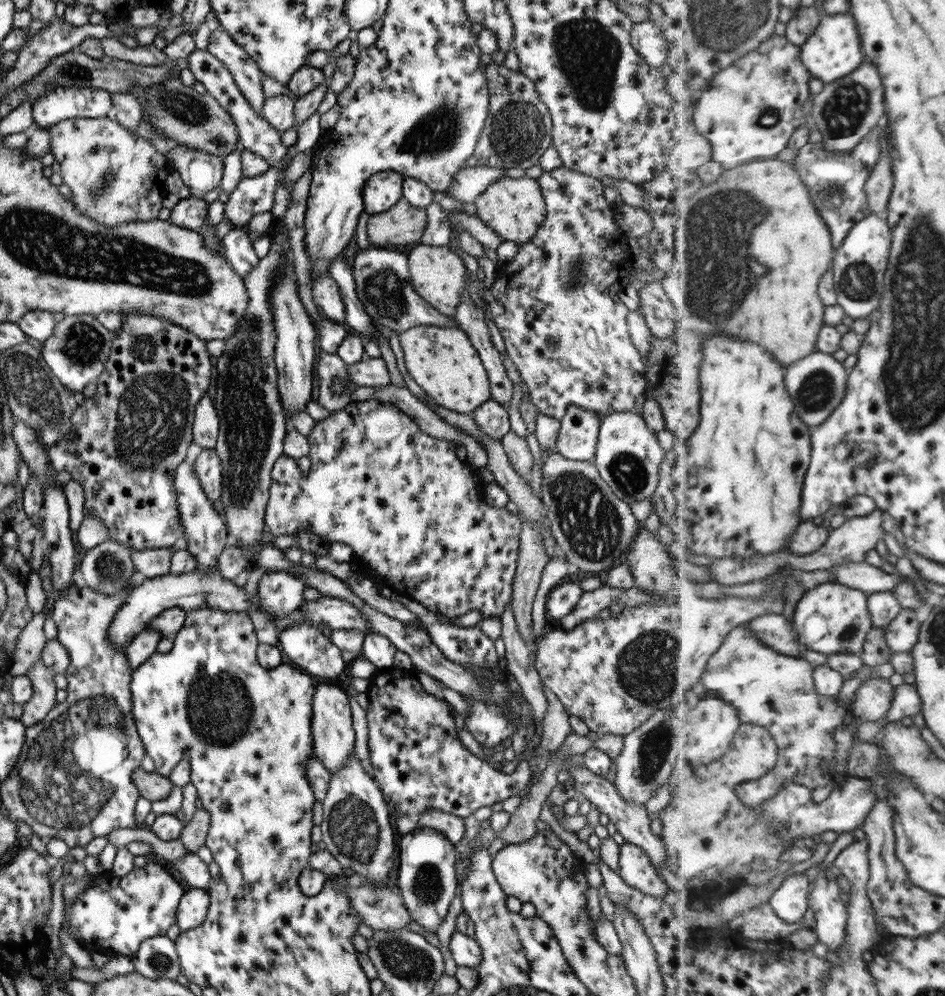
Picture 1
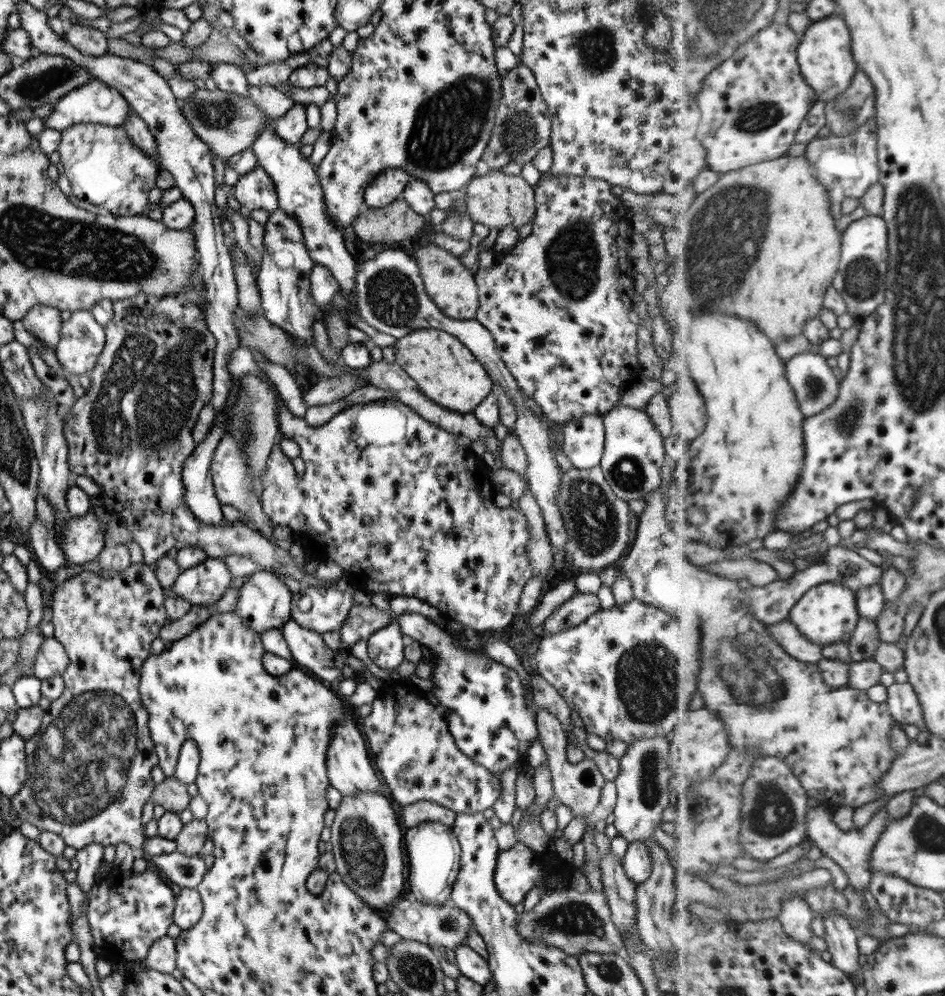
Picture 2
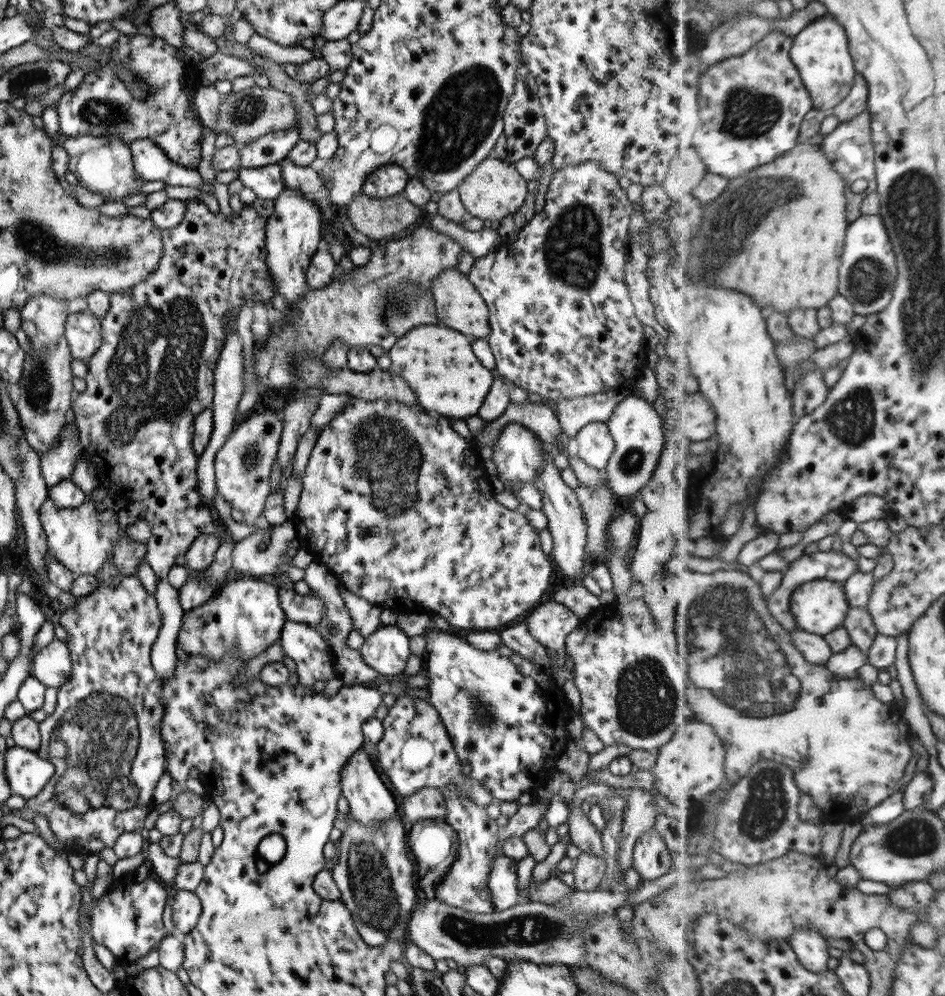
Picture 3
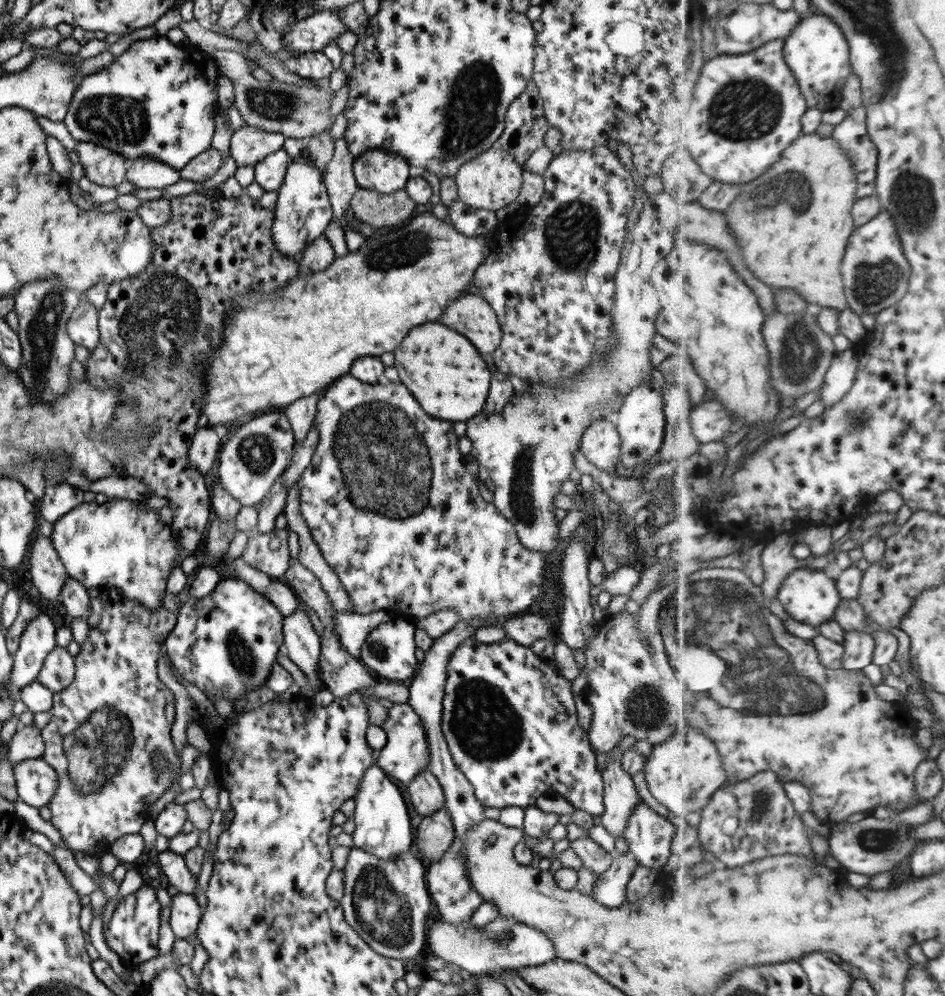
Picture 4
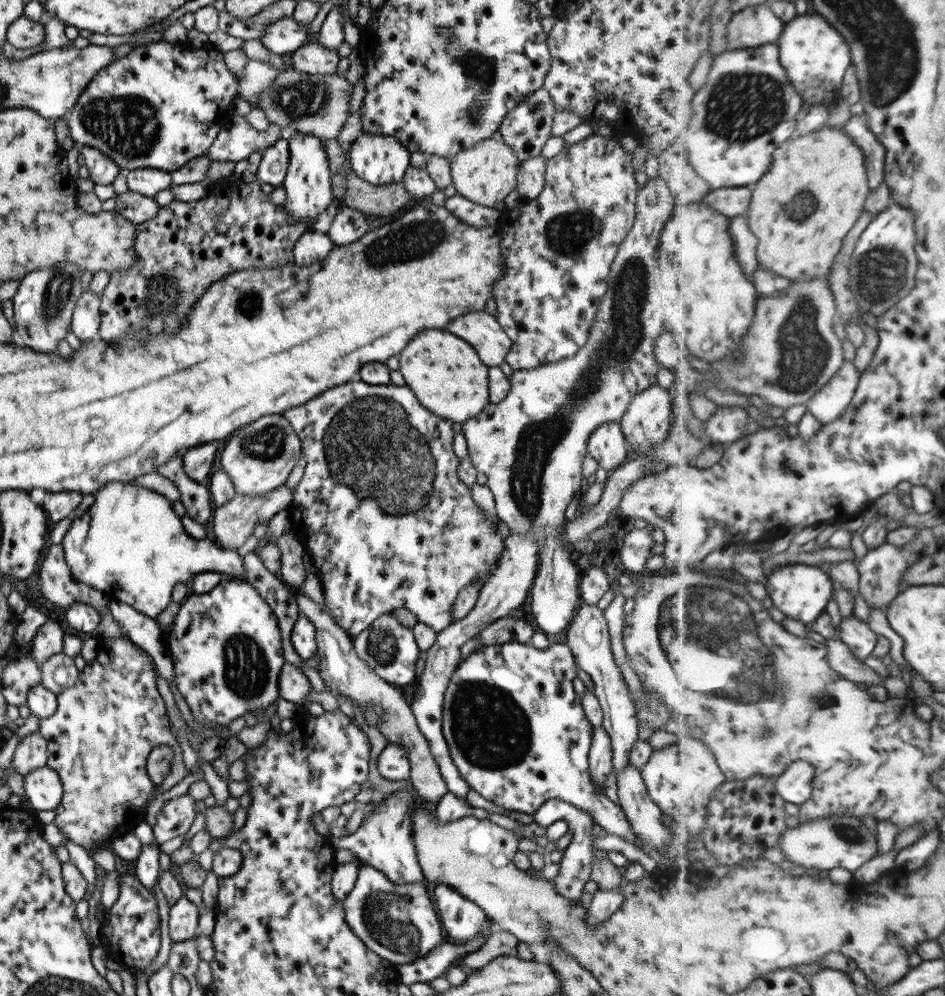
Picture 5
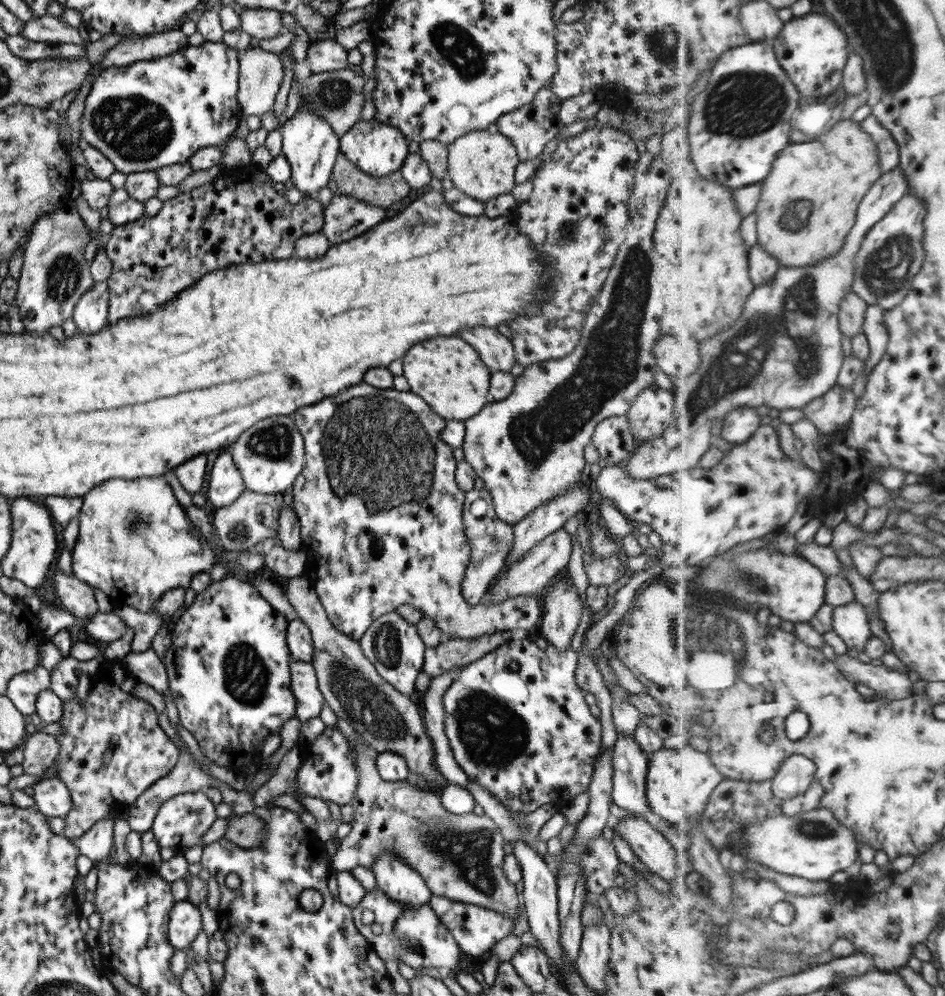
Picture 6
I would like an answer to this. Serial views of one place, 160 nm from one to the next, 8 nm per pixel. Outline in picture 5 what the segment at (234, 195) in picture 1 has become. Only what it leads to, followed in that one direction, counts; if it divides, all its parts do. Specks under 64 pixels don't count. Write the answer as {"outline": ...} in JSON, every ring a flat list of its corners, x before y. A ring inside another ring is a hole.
{"outline":[[279,138,273,146,262,152,256,170,256,178,263,184,279,187,284,179,287,163,288,142,283,138]]}

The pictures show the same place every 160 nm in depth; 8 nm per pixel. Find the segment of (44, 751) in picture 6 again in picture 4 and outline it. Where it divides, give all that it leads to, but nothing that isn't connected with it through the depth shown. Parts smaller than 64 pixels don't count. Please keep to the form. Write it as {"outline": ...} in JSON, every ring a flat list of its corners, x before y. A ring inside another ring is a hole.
{"outline":[[33,724,19,727,7,743,7,756,10,767,17,761,39,758,44,751,40,730]]}

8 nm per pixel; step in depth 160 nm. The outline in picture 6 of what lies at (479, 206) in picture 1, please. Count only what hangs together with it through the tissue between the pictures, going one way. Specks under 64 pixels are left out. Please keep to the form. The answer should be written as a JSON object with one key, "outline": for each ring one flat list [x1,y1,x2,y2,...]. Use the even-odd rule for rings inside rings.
{"outline":[[492,128,469,131,453,140,447,147,446,174,452,186,463,194,485,203,513,188,513,171,518,163,515,147,508,138]]}

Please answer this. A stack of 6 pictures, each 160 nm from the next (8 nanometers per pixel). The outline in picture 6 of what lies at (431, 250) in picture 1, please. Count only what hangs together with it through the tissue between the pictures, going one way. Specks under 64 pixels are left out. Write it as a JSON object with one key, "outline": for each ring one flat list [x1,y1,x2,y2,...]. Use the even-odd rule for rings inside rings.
{"outline":[[475,326,461,330,457,336,463,338,471,348,475,348,483,364,491,371,509,373,515,363,515,351,511,342,497,330]]}

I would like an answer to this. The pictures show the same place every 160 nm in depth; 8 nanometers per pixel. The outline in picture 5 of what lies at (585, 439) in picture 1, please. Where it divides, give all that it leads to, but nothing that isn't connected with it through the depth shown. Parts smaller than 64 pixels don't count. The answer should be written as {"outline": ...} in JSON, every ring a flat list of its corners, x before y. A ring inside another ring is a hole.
{"outline":[[618,421,600,424,588,436,586,452,598,466,610,472,625,460,627,444]]}

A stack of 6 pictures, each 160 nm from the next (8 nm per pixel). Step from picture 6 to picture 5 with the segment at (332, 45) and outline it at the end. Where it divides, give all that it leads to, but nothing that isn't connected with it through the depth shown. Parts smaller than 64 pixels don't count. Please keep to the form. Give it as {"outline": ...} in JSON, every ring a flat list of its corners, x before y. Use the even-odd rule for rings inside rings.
{"outline":[[313,40,291,52,290,66,297,72,327,75,336,70,339,58,335,50,327,50]]}

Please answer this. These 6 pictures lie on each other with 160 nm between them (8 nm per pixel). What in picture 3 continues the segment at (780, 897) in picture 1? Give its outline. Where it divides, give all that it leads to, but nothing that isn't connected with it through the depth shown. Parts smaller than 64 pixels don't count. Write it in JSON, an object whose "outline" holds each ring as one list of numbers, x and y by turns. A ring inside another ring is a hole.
{"outline":[[801,926,791,938,791,946,795,949,803,966,817,974,829,970,827,966,831,958,829,944,813,926]]}

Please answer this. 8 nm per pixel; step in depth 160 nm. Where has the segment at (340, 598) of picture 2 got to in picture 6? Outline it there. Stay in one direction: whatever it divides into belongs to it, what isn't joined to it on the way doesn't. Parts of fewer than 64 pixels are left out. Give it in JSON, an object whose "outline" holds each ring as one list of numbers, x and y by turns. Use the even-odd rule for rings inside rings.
{"outline":[[162,475,151,476,149,478,140,477,139,479,131,480,105,480,105,482,101,482,99,486,94,486,89,492,82,496,82,505,77,517,78,531,72,551,70,552,71,572,80,582,83,582,91,588,97,588,107,594,120,611,126,611,130,606,135,608,135,610,139,610,139,612,149,613,151,610,155,610,155,604,161,595,173,588,183,588,186,590,189,587,189,581,192,579,192,576,202,571,209,572,216,559,215,555,213,555,213,551,208,547,207,542,203,541,199,530,187,518,184,507,174,499,173,491,167,486]]}

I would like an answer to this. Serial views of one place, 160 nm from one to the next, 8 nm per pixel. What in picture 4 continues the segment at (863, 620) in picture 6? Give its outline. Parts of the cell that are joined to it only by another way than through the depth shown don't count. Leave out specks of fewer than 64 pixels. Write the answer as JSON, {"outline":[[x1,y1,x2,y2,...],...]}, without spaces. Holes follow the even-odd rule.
{"outline":[[852,630,846,632,844,647,844,668,863,671,873,662,876,639,871,631]]}

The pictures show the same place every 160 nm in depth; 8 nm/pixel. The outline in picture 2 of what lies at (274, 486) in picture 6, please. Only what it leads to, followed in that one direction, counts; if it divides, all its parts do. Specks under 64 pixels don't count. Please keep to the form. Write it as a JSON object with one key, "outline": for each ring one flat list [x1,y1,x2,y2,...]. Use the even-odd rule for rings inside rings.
{"outline":[[226,435,221,437,220,442,217,442,217,446,215,446,213,458,211,458,210,473,214,495,219,504,236,508,240,514,240,523,251,526,264,537,270,538,273,528,269,524,268,516,262,511,259,501,259,491,255,489,255,486,250,484,245,455,241,451,241,445,237,445,237,441,233,441,233,439]]}

